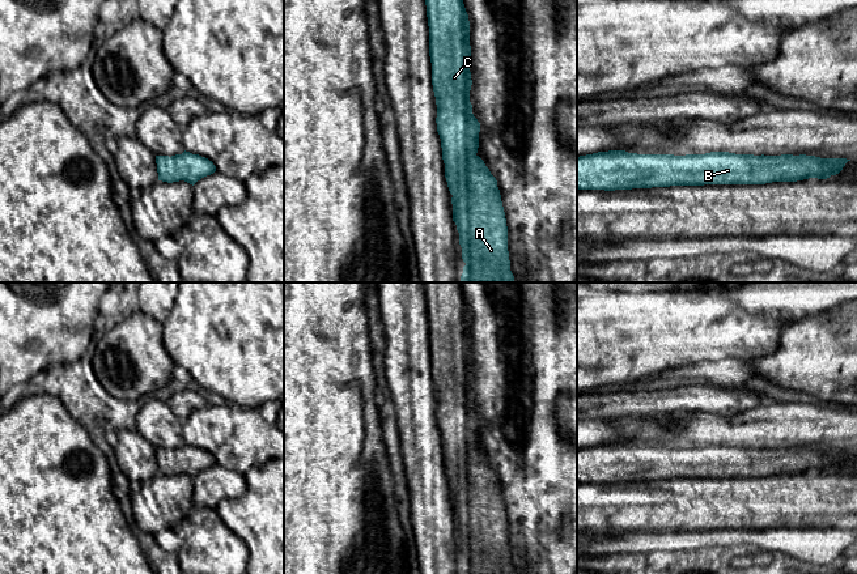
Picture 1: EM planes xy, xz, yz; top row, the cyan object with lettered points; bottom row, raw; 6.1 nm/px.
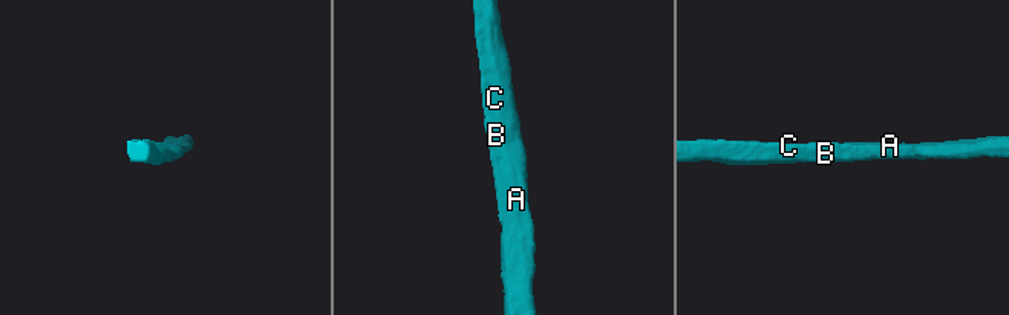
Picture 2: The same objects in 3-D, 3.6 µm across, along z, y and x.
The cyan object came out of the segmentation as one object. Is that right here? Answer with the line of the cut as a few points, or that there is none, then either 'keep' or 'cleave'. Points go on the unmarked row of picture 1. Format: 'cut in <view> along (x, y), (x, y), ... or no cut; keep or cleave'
no cut; keep

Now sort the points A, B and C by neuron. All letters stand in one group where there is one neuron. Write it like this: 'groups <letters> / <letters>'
groups A B C

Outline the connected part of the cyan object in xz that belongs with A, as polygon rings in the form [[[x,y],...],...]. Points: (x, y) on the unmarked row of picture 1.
[[[424,282],[424,289],[437,425],[466,556],[461,574],[514,574],[497,473],[476,447],[480,416],[470,395],[468,307],[459,282]]]

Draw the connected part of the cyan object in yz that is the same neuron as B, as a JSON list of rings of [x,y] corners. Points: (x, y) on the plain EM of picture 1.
[[[608,443],[577,450],[577,482],[632,482],[670,479],[704,477],[765,477],[797,475],[809,471],[827,472],[839,467],[847,451],[820,451],[815,448],[754,448],[729,445],[705,447],[637,447],[625,443]]]

